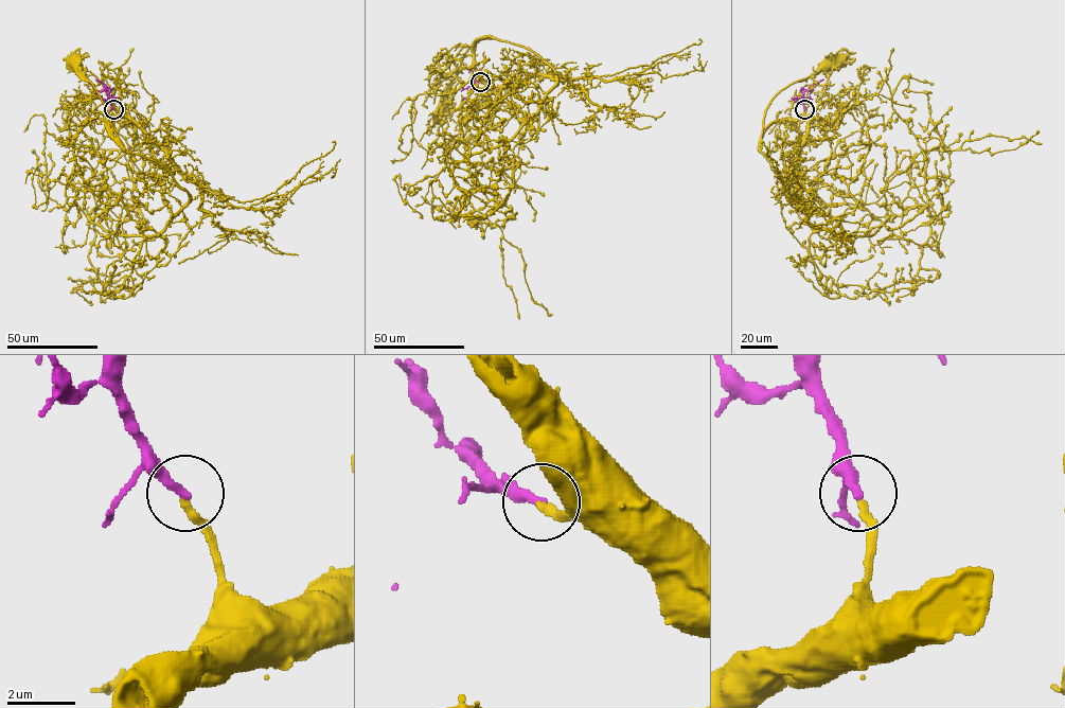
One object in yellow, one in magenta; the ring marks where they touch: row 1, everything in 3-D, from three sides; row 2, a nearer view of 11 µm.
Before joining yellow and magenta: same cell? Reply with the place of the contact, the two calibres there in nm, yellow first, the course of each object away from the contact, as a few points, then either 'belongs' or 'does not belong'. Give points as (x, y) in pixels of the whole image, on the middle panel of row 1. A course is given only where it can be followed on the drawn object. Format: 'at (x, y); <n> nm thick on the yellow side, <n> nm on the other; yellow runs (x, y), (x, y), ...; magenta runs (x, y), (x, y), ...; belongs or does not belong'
at (480, 82); 240 nm thick on the yellow side, 300 nm on the other; yellow runs (481, 82), (475, 45), (484, 38), (477, 40), (462, 58), (439, 108); magenta runs (481, 82), (476, 81), (474, 89), (462, 101); belongs

